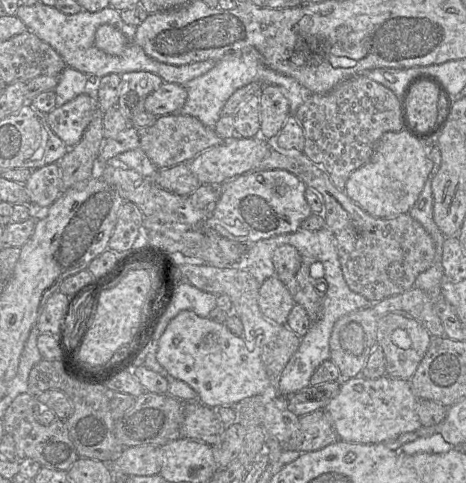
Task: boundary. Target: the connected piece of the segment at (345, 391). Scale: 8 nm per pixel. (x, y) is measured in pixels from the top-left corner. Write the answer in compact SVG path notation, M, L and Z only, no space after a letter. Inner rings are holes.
M357 376L342 379L339 392L325 410L331 417L339 440L357 444L375 444L394 440L404 433L414 432L422 425L417 413L419 400L409 380L382 376L368 379Z

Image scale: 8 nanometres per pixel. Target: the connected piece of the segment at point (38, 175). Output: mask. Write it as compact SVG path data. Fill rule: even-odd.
M52 163L32 172L25 184L30 203L37 208L49 208L64 189L58 163Z

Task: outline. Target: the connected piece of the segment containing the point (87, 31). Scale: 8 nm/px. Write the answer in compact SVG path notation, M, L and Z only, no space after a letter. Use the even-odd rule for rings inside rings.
M38 1L32 6L20 4L15 15L22 20L29 31L53 47L61 55L67 66L87 74L92 80L99 80L110 74L122 75L128 72L145 71L158 75L166 83L185 85L210 71L218 61L206 60L177 66L151 58L139 45L132 42L137 27L125 23L120 12L111 6L99 12L82 10L78 14L70 15L59 11L55 6L47 6ZM103 24L114 26L130 40L130 43L120 55L110 55L96 47L95 34L99 26Z

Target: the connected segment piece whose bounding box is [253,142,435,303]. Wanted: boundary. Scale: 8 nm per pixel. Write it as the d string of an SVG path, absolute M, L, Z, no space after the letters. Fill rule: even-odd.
M273 146L253 171L286 170L312 188L323 201L325 227L334 235L344 279L349 288L371 303L404 293L414 287L419 274L433 263L435 246L425 228L409 214L389 219L369 215L344 191L338 190L326 171L312 162L303 151L281 151Z

